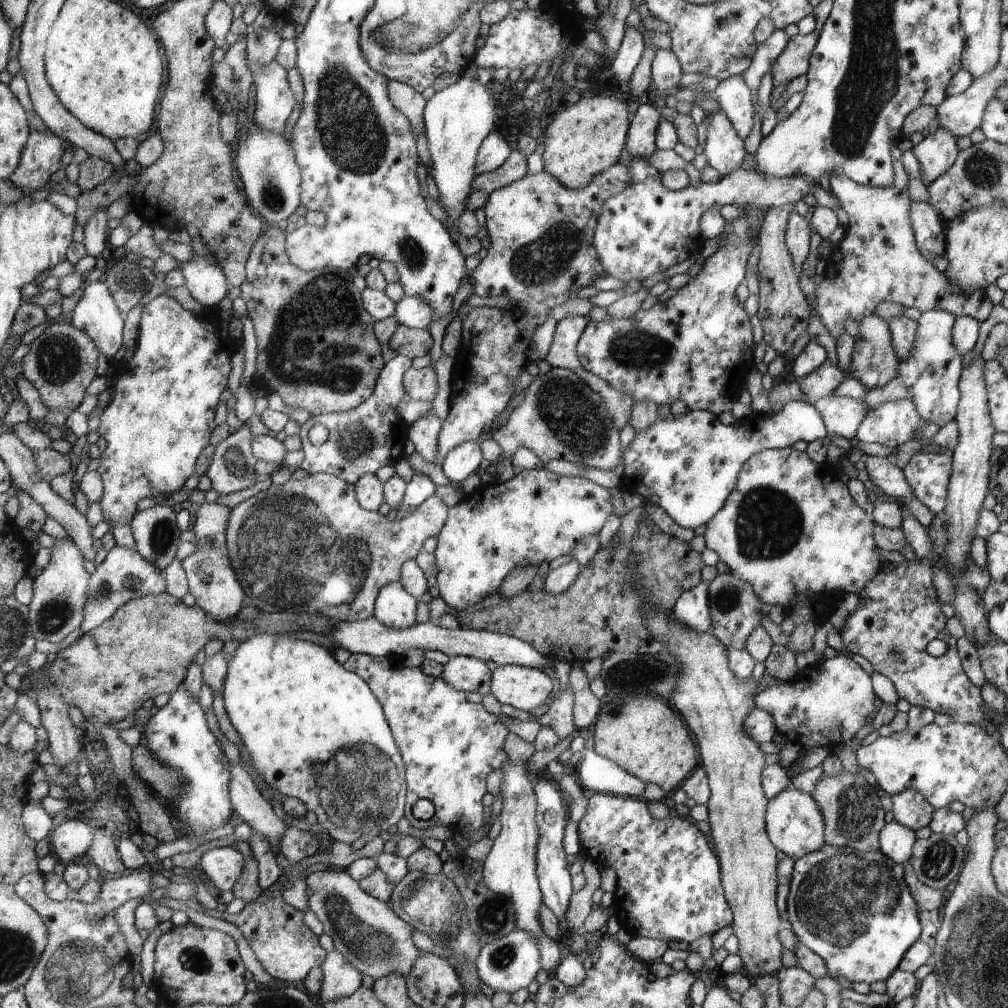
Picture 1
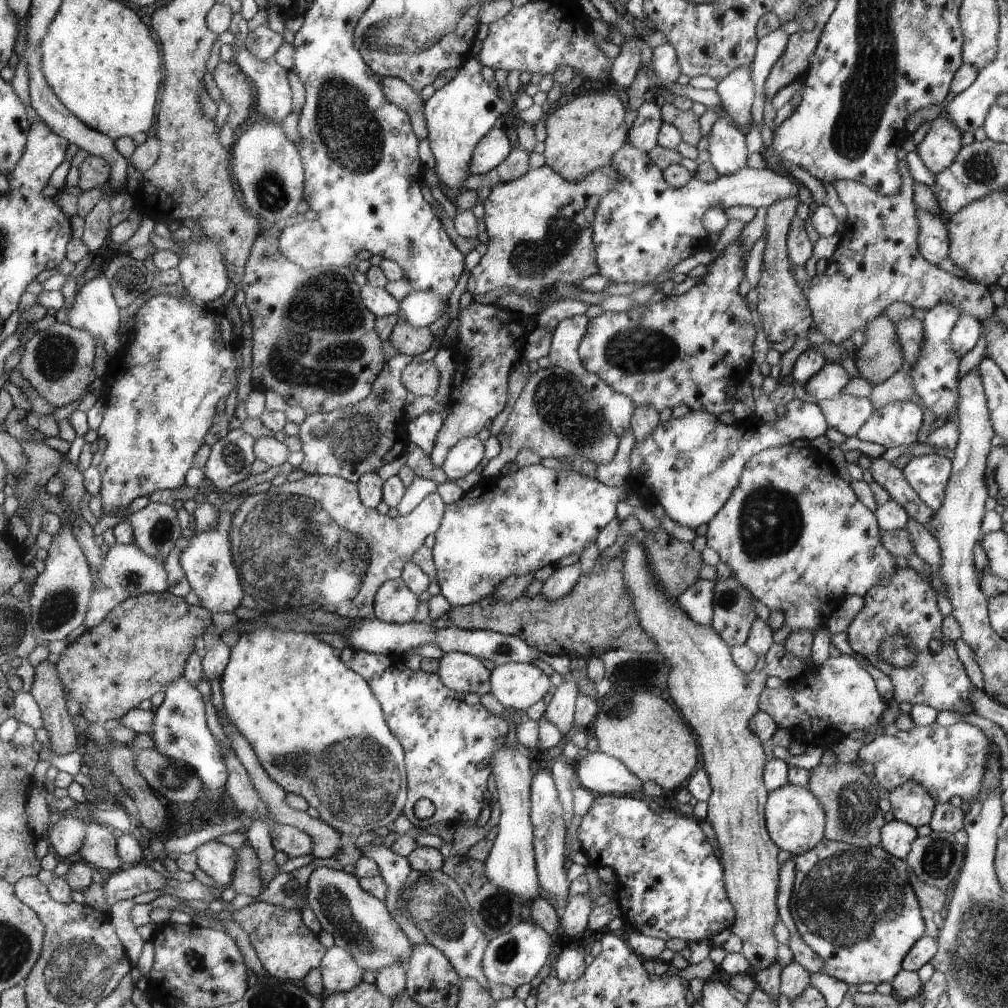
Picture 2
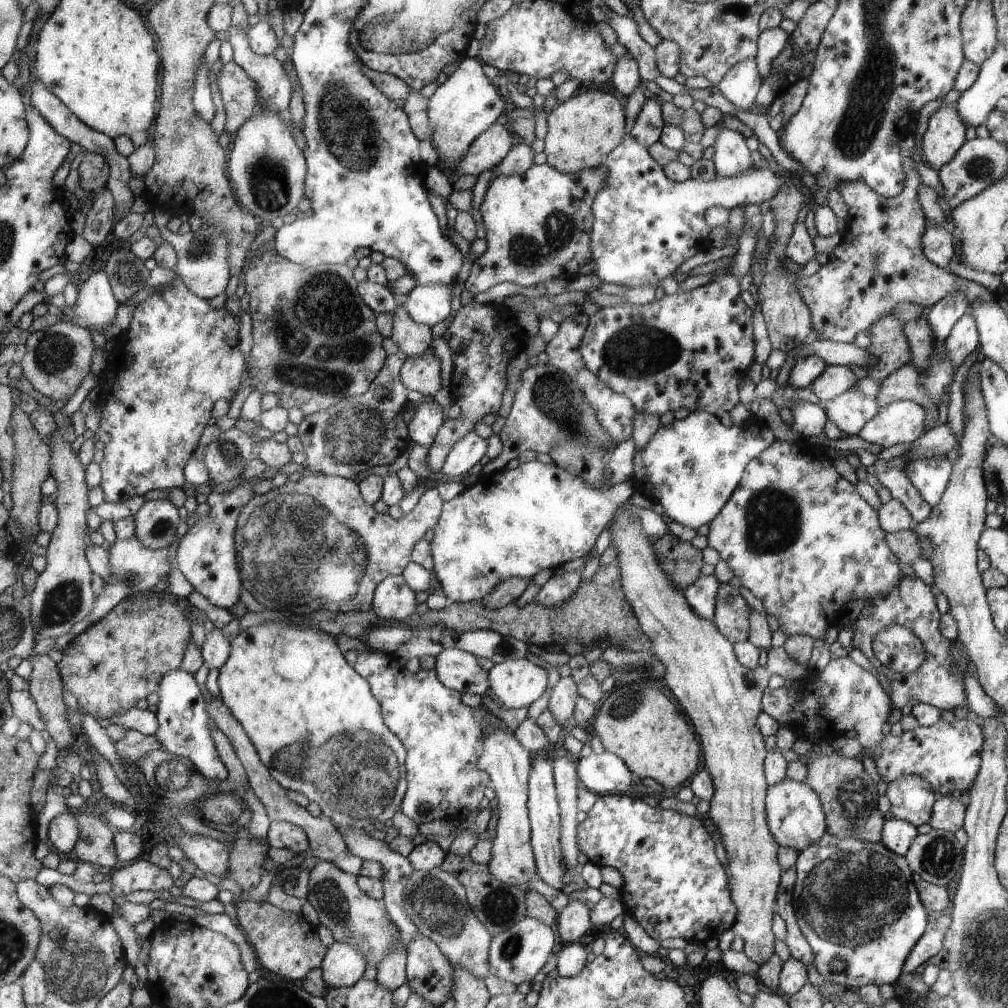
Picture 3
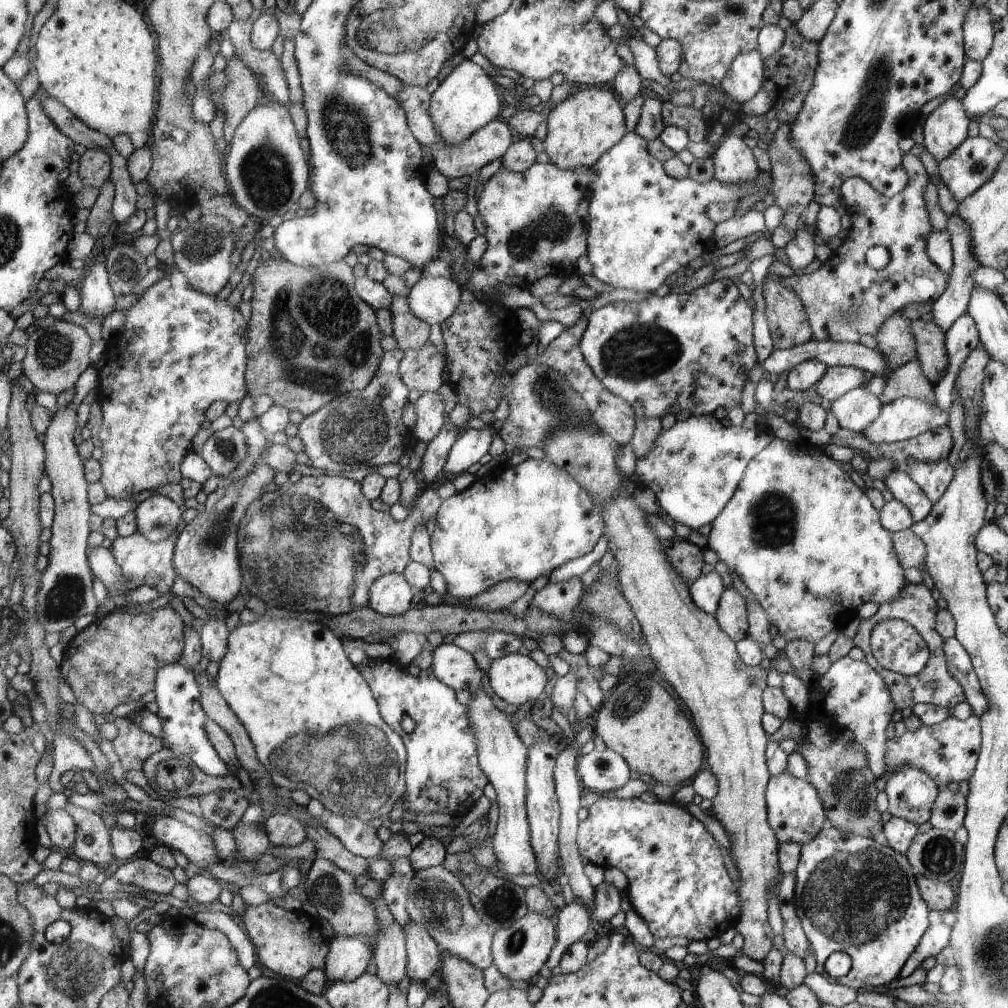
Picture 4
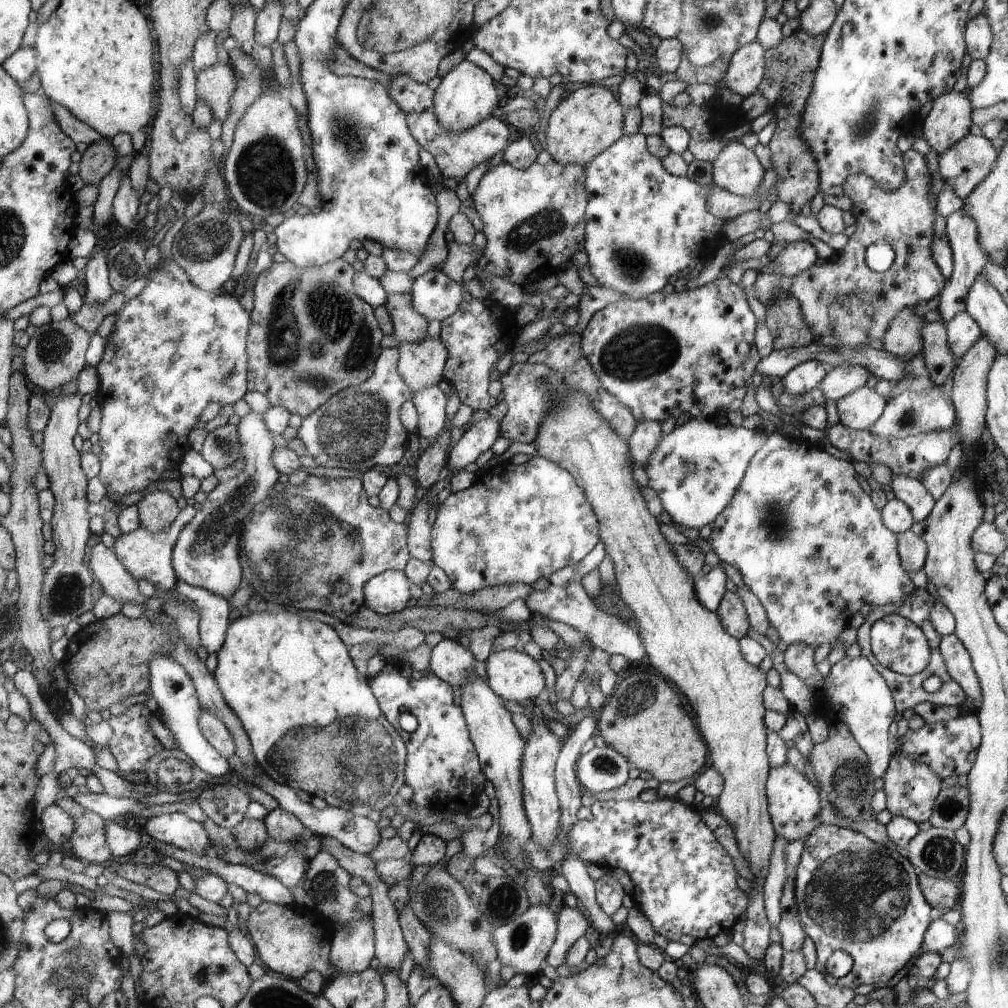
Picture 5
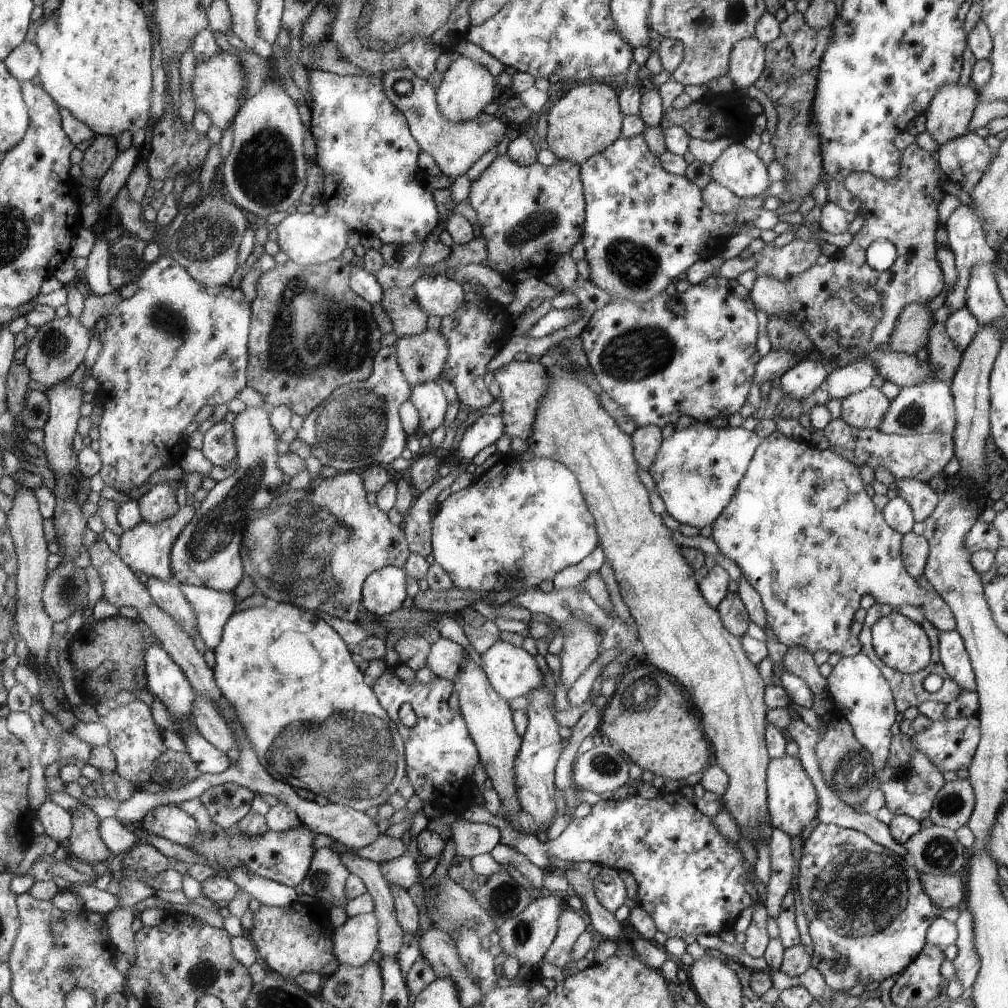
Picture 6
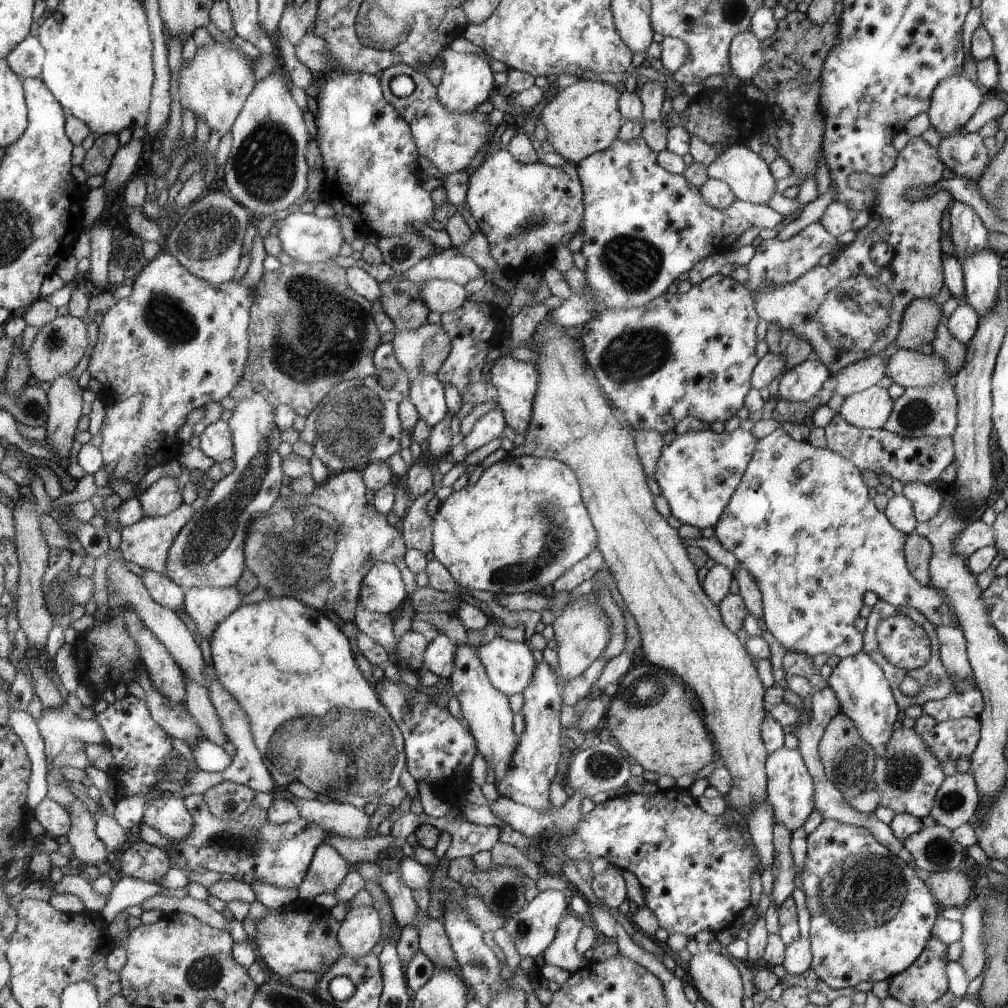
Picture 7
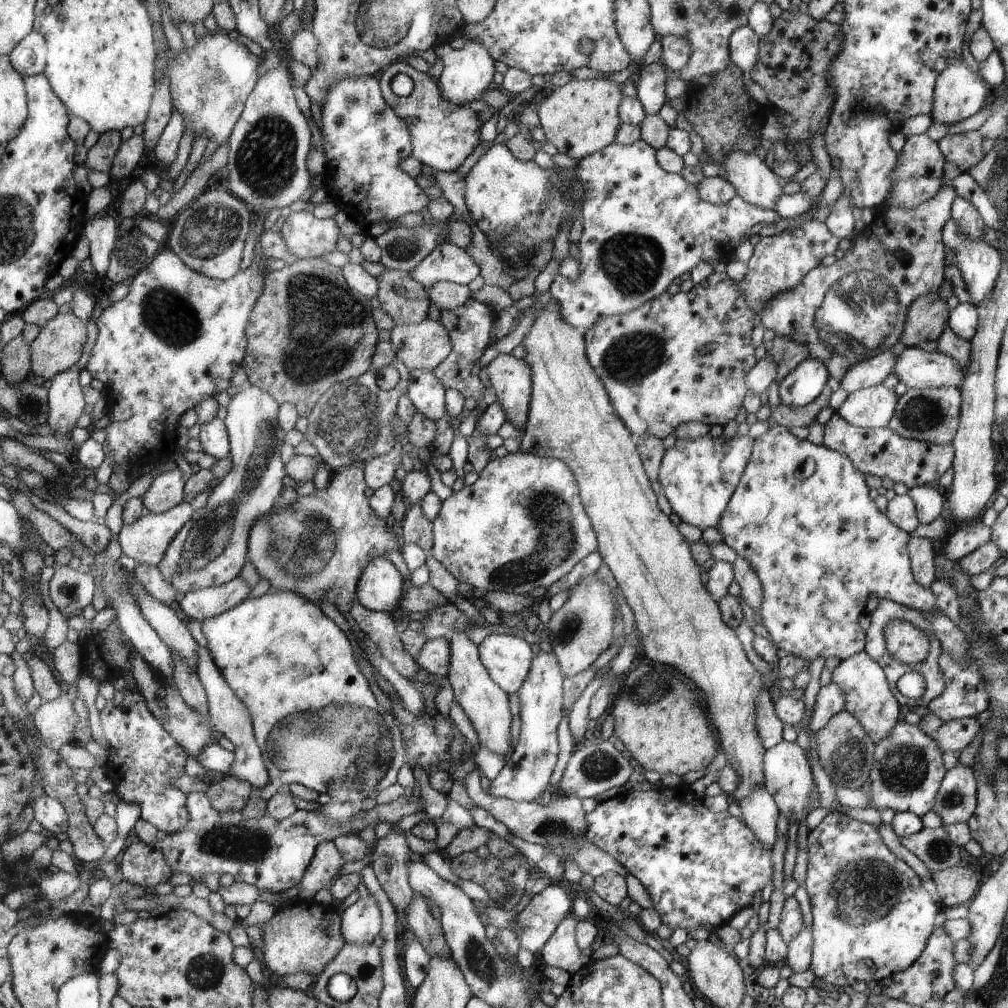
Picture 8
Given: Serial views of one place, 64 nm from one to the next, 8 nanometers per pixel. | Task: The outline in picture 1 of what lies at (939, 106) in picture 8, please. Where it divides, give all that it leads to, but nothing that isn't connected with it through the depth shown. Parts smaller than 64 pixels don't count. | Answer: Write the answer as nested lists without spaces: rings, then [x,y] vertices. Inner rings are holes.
[[[935,125],[930,135],[913,146],[911,151],[920,164],[920,180],[923,184],[932,185],[937,178],[948,172],[959,153],[956,142],[958,138],[954,138],[954,134]]]

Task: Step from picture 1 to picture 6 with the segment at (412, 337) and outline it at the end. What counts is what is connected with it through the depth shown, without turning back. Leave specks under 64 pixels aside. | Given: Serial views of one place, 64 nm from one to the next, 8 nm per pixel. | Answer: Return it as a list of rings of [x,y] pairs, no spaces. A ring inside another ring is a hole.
[[[410,286],[383,290],[380,304],[397,336],[421,334],[427,330],[429,316],[417,302],[416,292]]]

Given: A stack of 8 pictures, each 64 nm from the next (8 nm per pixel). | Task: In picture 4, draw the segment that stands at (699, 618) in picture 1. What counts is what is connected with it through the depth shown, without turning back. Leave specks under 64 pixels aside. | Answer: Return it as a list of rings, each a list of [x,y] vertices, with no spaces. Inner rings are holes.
[[[715,570],[706,575],[702,575],[693,581],[690,586],[690,594],[693,601],[697,603],[706,614],[713,615],[716,612],[720,596],[724,592],[724,582],[722,576]]]

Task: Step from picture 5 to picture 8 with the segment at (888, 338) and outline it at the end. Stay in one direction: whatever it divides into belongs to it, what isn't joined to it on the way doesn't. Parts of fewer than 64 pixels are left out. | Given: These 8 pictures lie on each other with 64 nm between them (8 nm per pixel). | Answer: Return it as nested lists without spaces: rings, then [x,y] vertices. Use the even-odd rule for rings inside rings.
[[[931,293],[918,298],[909,307],[901,342],[906,347],[916,347],[920,342],[940,339],[947,328],[950,308],[938,293]]]

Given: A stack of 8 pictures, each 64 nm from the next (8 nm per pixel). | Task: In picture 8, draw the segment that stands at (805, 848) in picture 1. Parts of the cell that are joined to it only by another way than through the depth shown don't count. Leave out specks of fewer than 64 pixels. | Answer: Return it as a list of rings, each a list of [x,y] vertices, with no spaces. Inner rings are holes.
[[[783,740],[765,752],[765,790],[772,794],[780,815],[786,817],[789,822],[790,820],[802,820],[808,812],[808,808],[806,808],[808,796],[810,796],[812,786],[814,786],[812,782],[815,782],[815,779],[812,778],[812,772],[810,772],[810,766],[806,752],[796,743]]]

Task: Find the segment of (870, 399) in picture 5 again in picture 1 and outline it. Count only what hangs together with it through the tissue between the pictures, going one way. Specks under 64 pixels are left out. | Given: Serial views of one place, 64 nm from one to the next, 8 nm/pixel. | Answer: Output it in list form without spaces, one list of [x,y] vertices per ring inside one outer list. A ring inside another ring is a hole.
[[[835,395],[819,398],[812,404],[821,411],[830,436],[842,436],[850,441],[855,441],[857,430],[870,409],[860,399]]]

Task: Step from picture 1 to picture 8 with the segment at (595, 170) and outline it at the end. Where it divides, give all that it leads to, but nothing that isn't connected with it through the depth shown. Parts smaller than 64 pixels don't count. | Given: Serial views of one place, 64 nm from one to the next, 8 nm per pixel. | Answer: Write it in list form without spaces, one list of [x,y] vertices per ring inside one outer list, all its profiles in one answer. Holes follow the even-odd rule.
[[[604,78],[592,80],[572,79],[568,84],[553,88],[548,96],[541,97],[537,106],[539,125],[544,130],[547,142],[558,151],[576,161],[608,148],[620,129],[618,106],[622,103],[622,90],[619,84]]]

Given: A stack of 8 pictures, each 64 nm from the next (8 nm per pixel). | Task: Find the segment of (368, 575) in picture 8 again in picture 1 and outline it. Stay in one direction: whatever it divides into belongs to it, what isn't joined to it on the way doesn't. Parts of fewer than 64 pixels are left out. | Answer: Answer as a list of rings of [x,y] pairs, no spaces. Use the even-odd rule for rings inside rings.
[[[399,580],[391,582],[381,590],[376,600],[376,613],[373,615],[386,628],[412,628],[416,626],[416,606],[418,600],[405,589]]]

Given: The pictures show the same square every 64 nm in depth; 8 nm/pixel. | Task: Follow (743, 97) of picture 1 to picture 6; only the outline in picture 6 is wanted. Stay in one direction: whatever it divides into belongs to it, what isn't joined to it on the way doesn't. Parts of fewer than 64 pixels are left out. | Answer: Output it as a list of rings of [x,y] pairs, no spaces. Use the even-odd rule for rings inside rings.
[[[755,37],[744,38],[733,47],[729,63],[728,76],[734,80],[734,90],[747,89],[764,72],[765,46]]]

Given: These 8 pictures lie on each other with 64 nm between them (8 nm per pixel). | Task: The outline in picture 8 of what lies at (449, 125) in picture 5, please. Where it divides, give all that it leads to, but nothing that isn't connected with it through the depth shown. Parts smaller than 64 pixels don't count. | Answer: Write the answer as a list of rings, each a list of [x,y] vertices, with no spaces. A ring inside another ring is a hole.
[[[465,37],[466,44],[460,50],[452,50],[449,46],[436,46],[435,52],[444,63],[442,75],[438,78],[438,83],[441,84],[442,95],[446,101],[454,105],[468,105],[473,101],[477,101],[484,96],[484,92],[489,89],[492,76],[494,76],[494,58],[484,45],[472,39]]]

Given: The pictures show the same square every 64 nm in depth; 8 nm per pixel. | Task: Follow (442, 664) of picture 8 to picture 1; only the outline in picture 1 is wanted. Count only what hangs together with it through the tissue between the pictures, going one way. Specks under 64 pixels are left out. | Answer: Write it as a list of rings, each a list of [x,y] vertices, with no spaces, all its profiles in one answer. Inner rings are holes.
[[[451,656],[441,677],[460,691],[480,692],[482,695],[490,692],[490,670],[482,659]]]

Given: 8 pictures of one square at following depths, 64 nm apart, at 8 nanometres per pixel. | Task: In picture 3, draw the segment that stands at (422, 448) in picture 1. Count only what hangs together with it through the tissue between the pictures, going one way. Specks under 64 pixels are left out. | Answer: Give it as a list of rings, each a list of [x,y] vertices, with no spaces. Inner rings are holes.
[[[432,397],[417,406],[414,418],[408,424],[408,436],[412,442],[428,449],[433,445],[438,430],[445,424],[442,409],[438,401]]]

